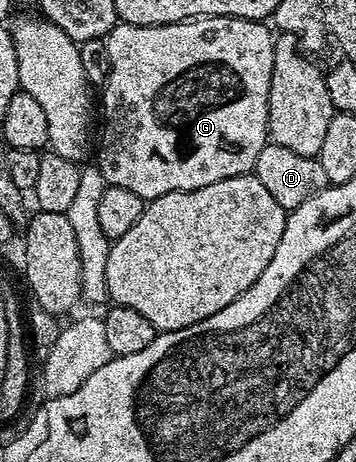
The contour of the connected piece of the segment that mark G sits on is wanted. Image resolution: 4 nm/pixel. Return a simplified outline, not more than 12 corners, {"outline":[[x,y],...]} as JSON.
{"outline":[[117,23],[98,168],[144,202],[252,173],[274,33]]}

